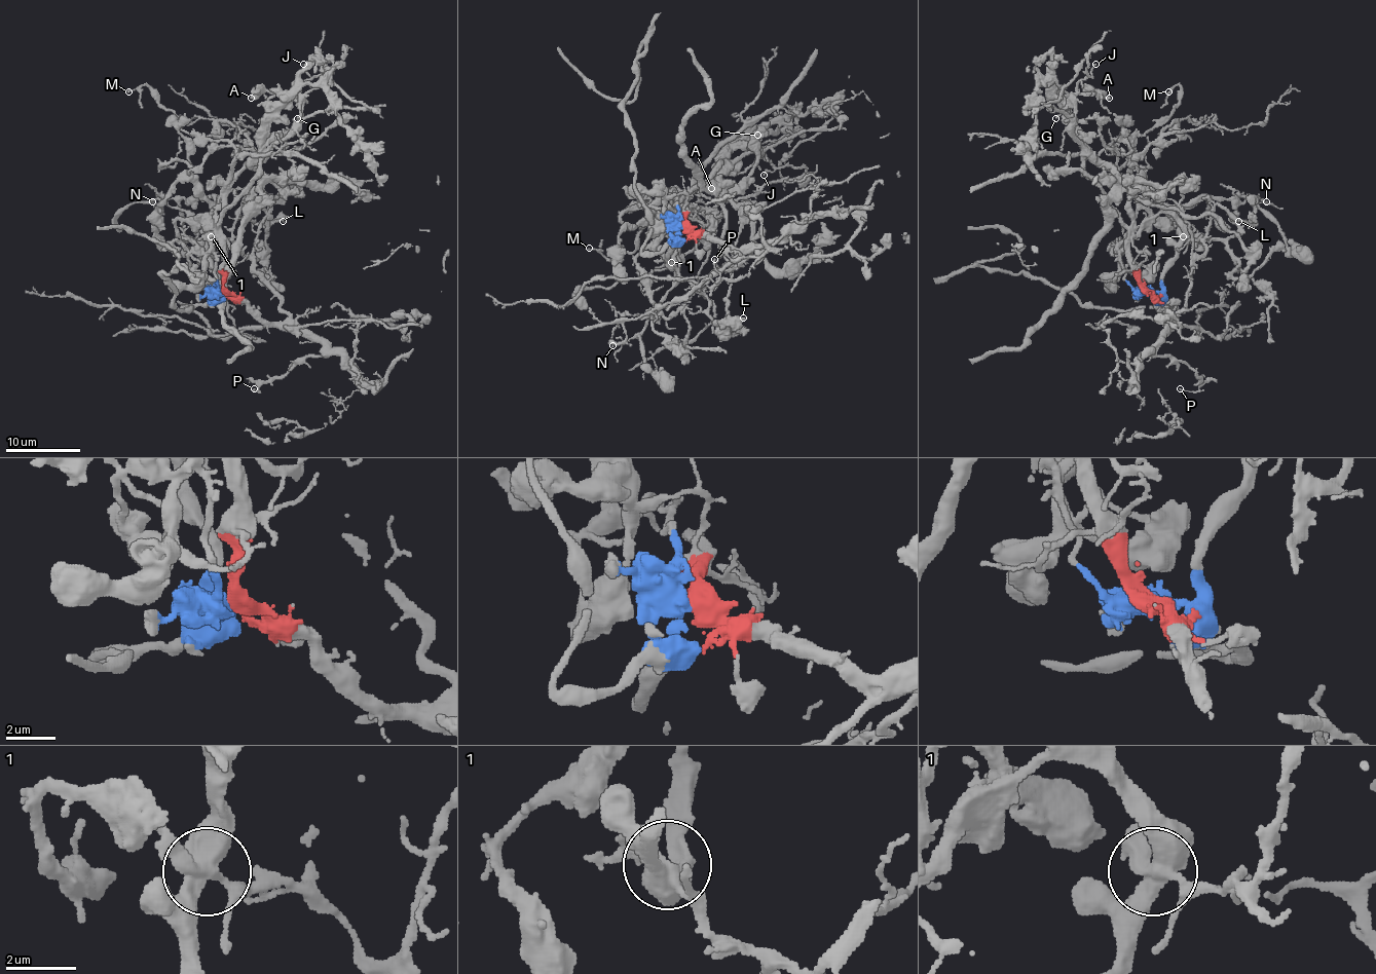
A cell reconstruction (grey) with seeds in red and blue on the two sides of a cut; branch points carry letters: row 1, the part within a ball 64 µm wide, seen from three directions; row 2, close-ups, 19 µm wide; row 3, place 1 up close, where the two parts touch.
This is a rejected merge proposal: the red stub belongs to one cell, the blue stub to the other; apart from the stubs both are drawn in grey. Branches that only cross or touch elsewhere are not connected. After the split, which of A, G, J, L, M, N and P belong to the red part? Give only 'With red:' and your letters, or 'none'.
With red: A, G, J, L, P

